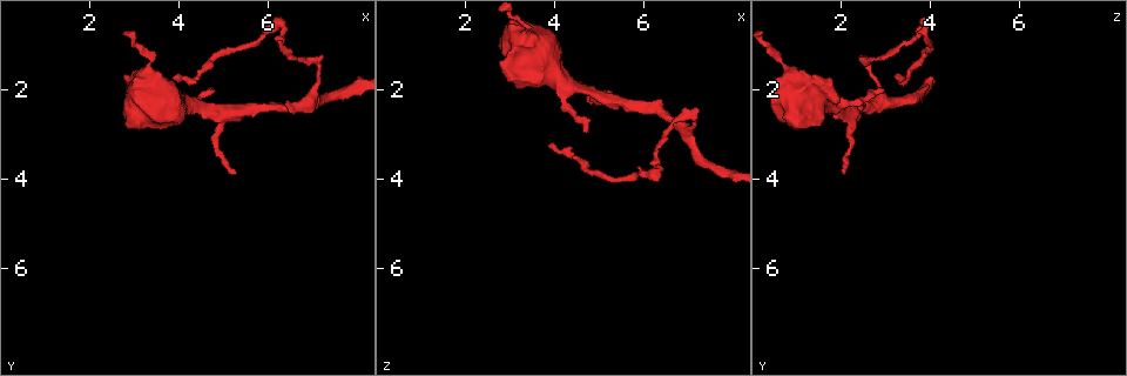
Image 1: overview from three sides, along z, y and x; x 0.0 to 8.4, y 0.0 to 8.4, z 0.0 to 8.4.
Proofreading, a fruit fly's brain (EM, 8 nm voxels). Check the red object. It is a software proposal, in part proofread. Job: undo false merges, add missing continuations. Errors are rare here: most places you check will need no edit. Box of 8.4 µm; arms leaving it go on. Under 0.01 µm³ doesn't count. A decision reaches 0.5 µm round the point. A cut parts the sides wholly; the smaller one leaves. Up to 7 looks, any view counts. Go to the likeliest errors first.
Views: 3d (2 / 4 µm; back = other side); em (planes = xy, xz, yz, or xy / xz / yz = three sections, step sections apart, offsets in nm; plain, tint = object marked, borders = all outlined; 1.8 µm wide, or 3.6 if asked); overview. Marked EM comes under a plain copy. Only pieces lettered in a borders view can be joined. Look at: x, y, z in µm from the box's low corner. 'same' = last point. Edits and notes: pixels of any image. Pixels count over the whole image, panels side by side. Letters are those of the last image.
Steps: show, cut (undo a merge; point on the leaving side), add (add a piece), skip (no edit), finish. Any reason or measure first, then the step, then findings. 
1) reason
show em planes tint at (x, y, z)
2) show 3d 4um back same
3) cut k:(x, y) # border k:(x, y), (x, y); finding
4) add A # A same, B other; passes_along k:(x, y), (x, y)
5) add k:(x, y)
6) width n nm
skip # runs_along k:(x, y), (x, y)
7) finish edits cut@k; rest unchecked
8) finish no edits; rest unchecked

show em xz step 8 tint at (7.10, 1.35, 2.65)

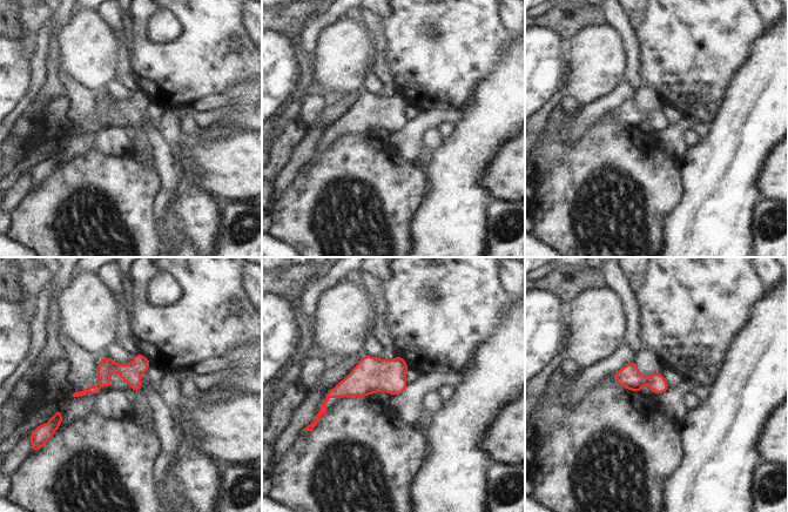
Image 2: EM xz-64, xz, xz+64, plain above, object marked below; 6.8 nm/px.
another direction
show em planes tint same

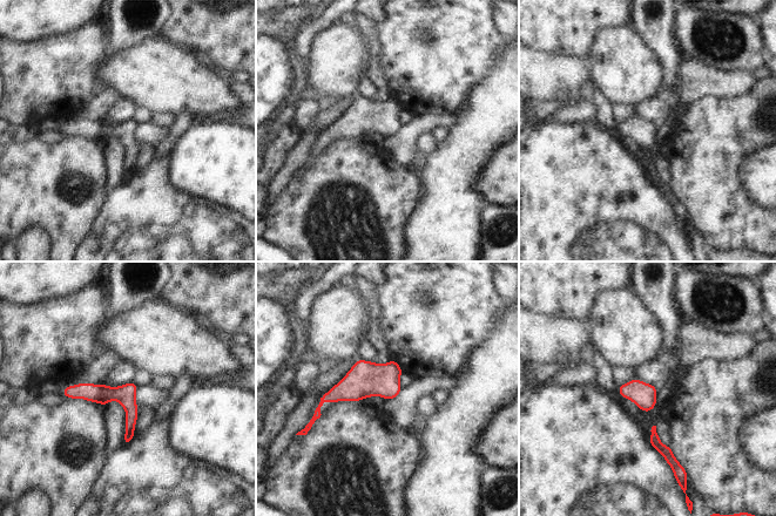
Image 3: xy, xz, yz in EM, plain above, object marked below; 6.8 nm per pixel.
what lies round it
show em planes borders same

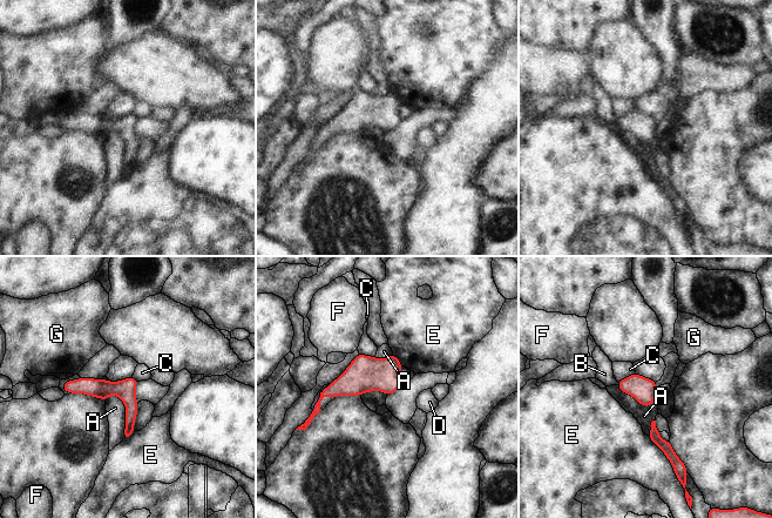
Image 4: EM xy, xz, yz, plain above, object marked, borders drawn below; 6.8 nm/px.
longest_contact A 320 nm
skip # A other, B other, C other, D other, E other, F other, G other; runs_along 4:(66, 387), (116, 388), (130, 402), (130, 430); all the same cell

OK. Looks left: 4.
thin arm on a thick one
show em planes tint at (4.20, 2.30, 1.85)

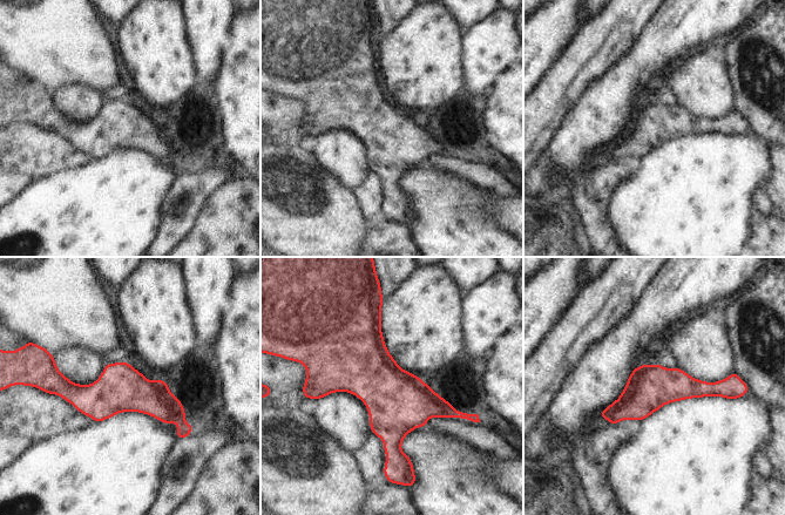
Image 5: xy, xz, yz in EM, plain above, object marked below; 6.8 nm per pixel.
show em planes borders same

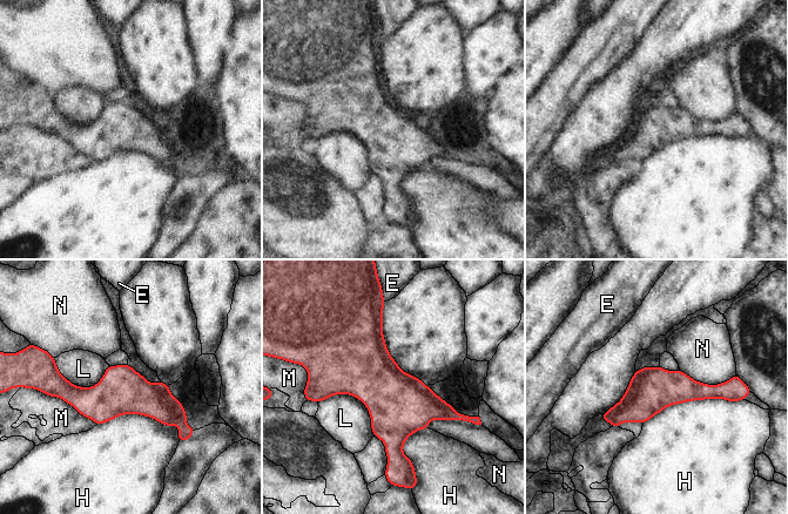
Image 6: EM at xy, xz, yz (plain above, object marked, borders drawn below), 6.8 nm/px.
width 320 nm
skip # E other, H other, L other, M other, N other; one cell here

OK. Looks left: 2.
branch stops here
show 3d 2um back at (5.30, 3.90, 2.05)

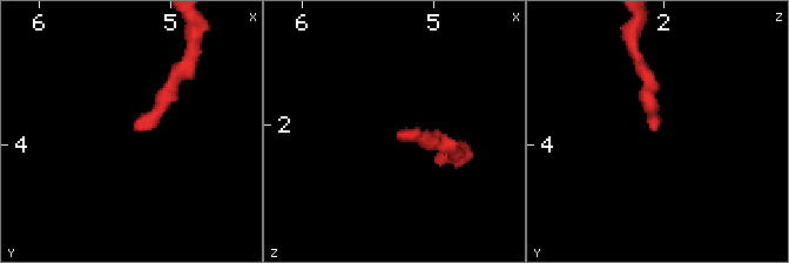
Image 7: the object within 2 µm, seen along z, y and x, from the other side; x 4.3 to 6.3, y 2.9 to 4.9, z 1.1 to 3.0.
now the EM
show em xz step 8 borders at (5.26, 3.92, 2.10)

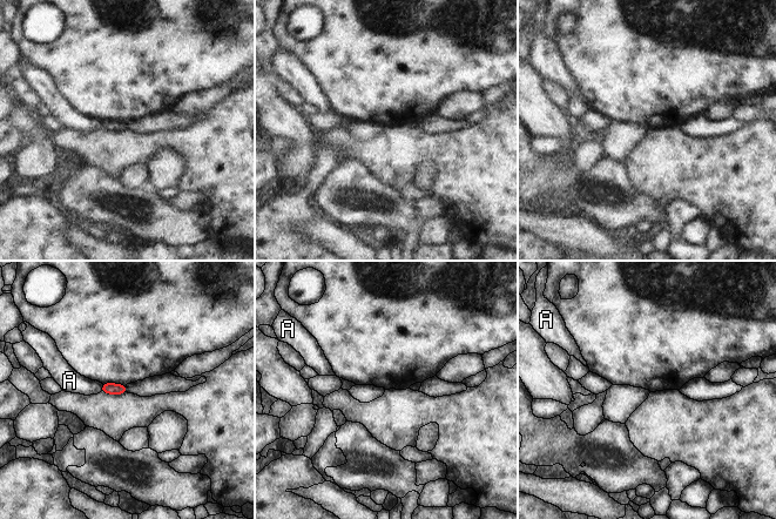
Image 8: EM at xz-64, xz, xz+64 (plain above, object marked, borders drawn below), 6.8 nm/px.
width 80 nm
skip # A other; border 8:(102, 384), (100, 390); no lettered piece goes on from it

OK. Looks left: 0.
finish no edits; rest unchecked

